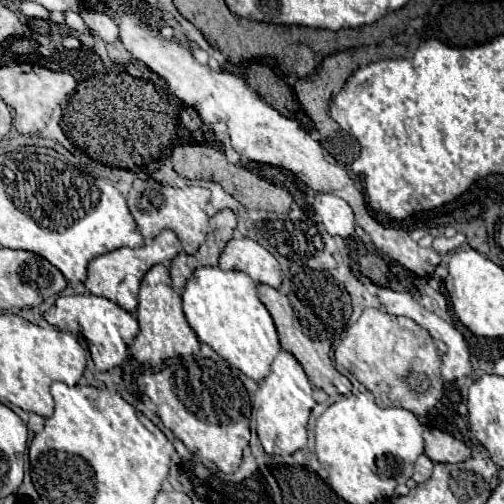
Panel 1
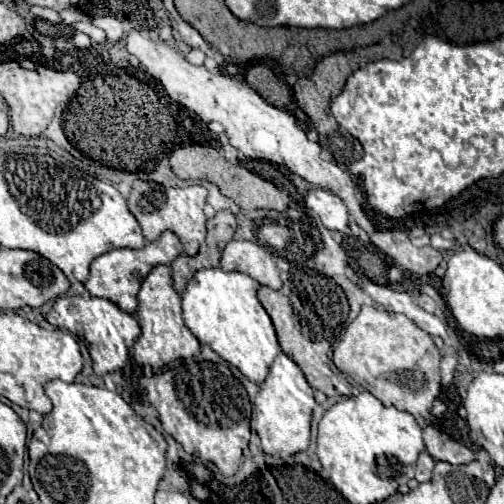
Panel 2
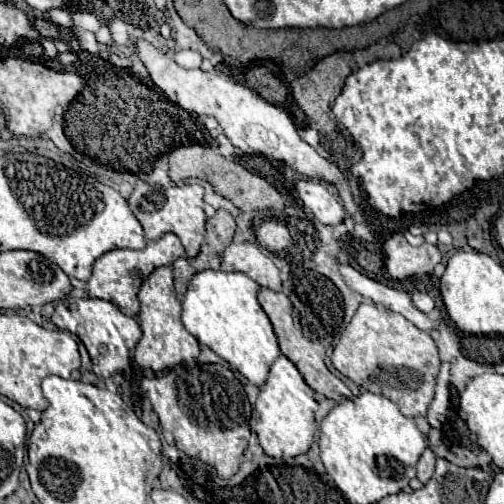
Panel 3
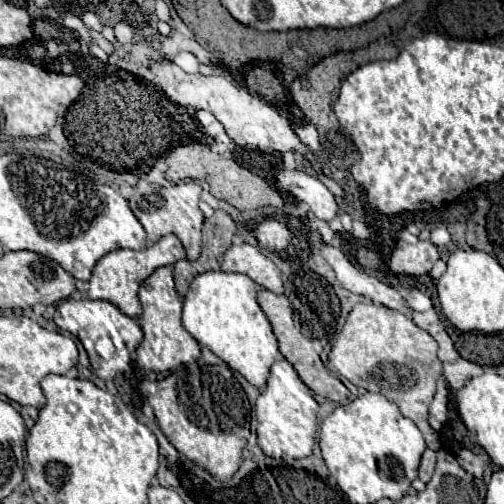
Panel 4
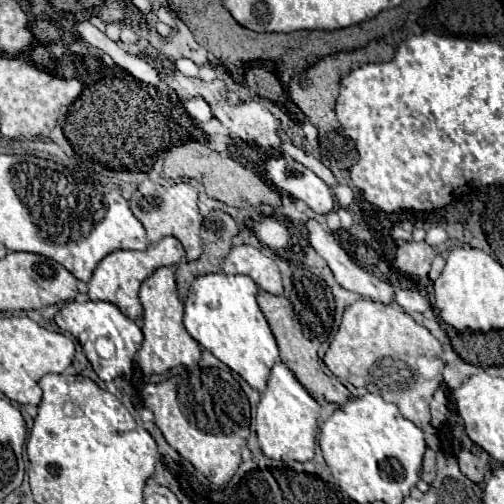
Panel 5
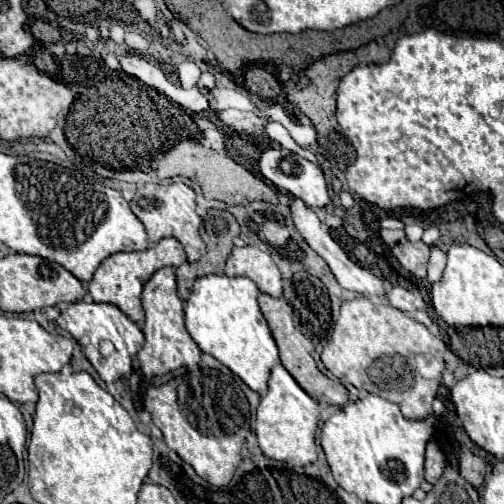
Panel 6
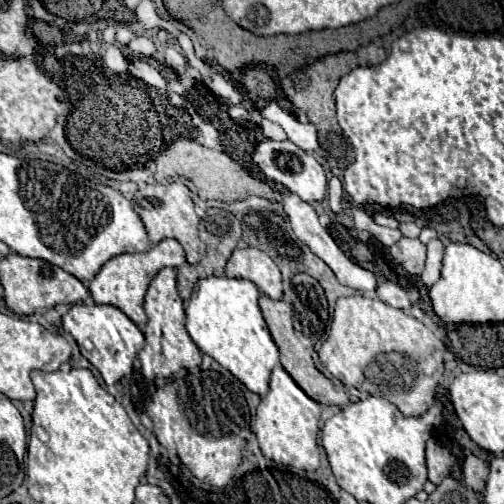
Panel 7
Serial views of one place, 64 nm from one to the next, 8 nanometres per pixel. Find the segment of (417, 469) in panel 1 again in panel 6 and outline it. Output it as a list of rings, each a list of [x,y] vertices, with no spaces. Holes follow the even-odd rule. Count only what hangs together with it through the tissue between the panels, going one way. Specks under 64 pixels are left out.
[[[430,442],[426,446],[426,480],[430,484],[436,484],[444,472],[444,466],[446,466],[444,454],[440,452],[440,448],[434,442]]]

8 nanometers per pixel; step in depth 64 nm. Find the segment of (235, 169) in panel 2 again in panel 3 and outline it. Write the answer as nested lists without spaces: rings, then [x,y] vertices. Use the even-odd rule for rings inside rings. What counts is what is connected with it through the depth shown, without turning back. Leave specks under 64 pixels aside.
[[[200,144],[179,146],[166,155],[169,165],[168,174],[174,185],[183,186],[192,181],[208,180],[206,182],[212,184],[216,194],[228,198],[240,210],[260,210],[260,208],[284,210],[284,198],[272,184],[268,184],[264,178],[248,172],[238,162],[226,160],[222,154],[218,154],[216,150],[212,150],[208,146],[200,146]]]

